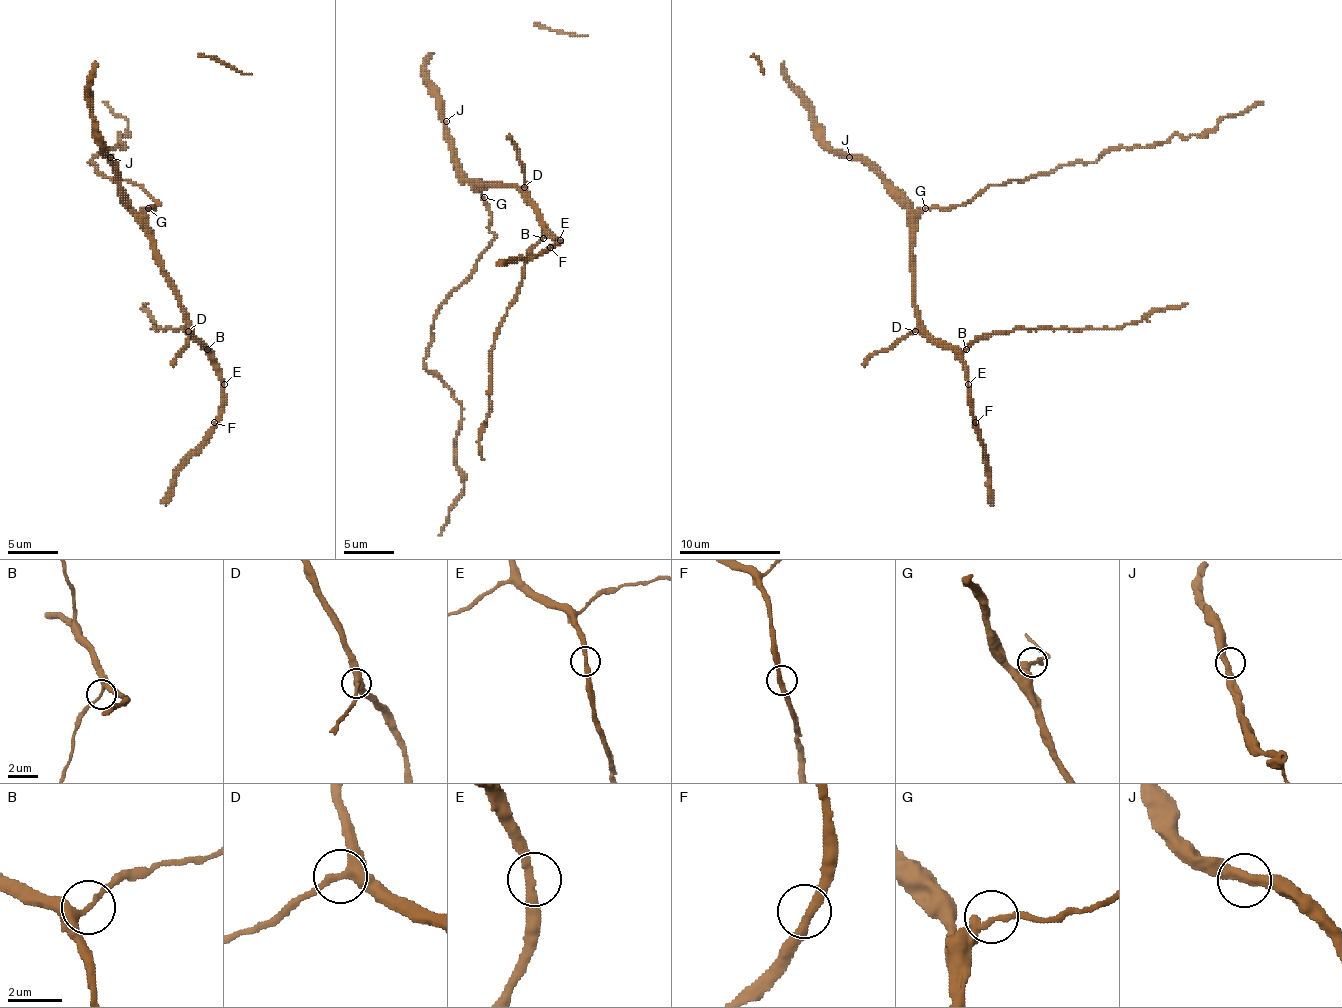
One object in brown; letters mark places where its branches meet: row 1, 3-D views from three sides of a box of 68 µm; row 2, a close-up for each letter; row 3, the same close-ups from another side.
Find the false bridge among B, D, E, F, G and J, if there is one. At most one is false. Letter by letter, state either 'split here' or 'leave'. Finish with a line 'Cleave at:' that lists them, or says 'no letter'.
B: leave
D: leave
E: leave
F: leave
G: leave
J: leave
Cleave at: no letter

